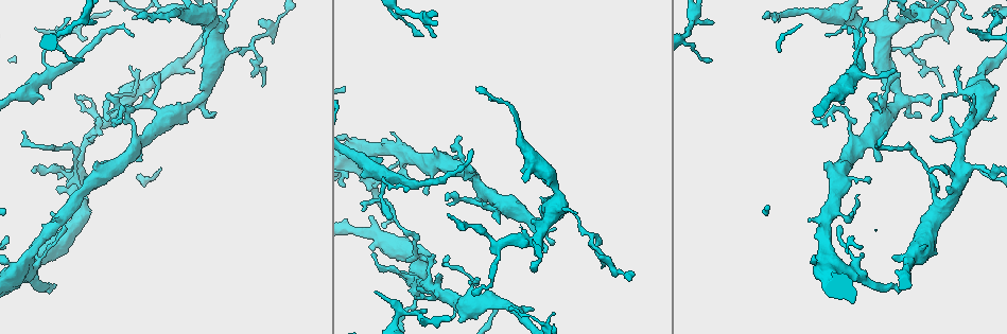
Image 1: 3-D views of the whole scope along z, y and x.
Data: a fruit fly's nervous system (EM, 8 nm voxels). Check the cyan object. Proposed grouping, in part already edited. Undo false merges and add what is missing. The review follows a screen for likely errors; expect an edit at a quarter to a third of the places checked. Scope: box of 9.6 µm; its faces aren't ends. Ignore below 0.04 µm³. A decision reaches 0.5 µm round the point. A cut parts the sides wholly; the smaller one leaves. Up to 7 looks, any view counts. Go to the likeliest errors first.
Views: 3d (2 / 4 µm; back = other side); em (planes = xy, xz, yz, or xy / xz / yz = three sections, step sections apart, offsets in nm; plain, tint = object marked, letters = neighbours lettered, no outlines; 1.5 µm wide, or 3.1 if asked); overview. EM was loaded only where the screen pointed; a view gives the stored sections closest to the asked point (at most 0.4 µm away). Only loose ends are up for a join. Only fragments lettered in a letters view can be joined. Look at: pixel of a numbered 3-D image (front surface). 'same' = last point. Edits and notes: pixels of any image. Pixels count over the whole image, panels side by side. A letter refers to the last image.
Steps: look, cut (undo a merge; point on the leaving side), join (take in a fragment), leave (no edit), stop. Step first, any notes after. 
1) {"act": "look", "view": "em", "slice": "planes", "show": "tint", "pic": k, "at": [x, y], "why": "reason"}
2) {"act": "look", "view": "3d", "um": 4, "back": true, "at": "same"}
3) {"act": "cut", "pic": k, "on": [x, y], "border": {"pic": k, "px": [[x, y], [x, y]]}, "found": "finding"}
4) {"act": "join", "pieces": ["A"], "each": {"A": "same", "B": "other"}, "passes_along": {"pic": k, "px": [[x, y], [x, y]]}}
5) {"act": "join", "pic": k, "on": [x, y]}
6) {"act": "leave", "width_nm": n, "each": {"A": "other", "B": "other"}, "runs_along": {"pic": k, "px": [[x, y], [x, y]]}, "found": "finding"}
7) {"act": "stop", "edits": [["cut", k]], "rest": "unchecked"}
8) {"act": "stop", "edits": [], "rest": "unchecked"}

{"act": "look", "view": "em", "slice": "planes", "show": "letters", "pic": 1, "at": [435, 261], "why": "free end"}

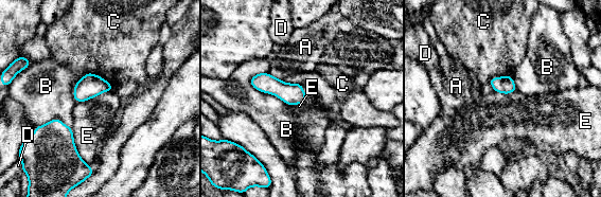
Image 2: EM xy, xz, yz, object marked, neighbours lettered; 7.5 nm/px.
{"act": "leave", "each": {"A": "other", "B": "other", "C": "other", "D": "other", "E": "other"}, "found": "none of them fits"}

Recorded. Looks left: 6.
{"act": "look", "view": "em", "slice": "yz", "step": 4, "show": "tint", "pic": 1, "at": [140, 161], "why": "free end"}

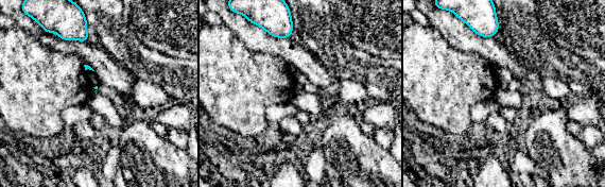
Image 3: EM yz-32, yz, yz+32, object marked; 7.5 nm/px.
{"act": "look", "view": "em", "slice": "planes", "show": "letters", "at": "same"}

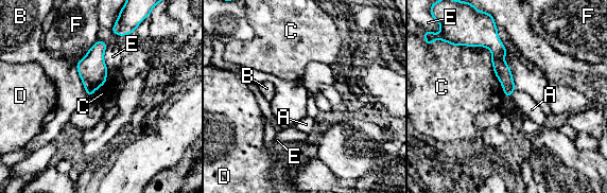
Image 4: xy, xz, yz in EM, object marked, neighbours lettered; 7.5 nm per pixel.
{"act": "leave", "each": {"A": "other", "B": "other", "C": "other", "D": "other", "E": "other", "F": "other"}, "runs_along": {"pic": 4, "px": [[492, 35], [508, 93]]}, "found": "none of them fits"}

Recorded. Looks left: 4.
{"act": "look", "view": "3d", "um": 4, "pic": 1, "at": [898, 72], "why": "tapers out"}

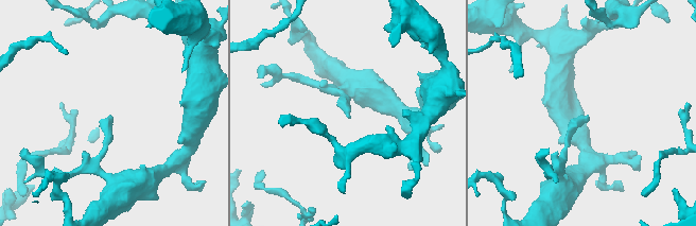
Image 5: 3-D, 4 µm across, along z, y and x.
{"act": "look", "view": "em", "slice": "xz", "step": 8, "show": "letters", "pic": 5, "at": [588, 116], "why": "shape alone is not enough"}

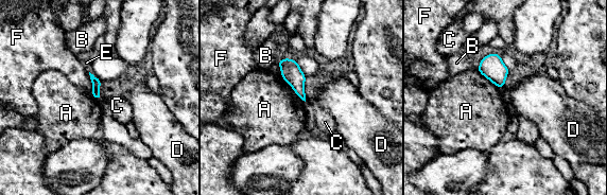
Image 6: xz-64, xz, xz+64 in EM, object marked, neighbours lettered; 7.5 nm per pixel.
{"act": "look", "view": "em", "slice": "planes", "show": "letters", "at": "same", "why": "cut it another way"}

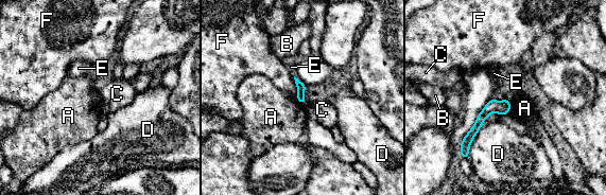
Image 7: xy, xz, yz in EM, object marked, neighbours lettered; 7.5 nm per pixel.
{"act": "leave", "longest_contact_nm": ["D", 260], "each": {"A": "other", "B": "other", "C": "other", "D": "other", "E": "other", "F": "other"}, "found": "none of them fits"}

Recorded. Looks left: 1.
{"act": "stop", "edits": [], "rest": "unchecked"}

